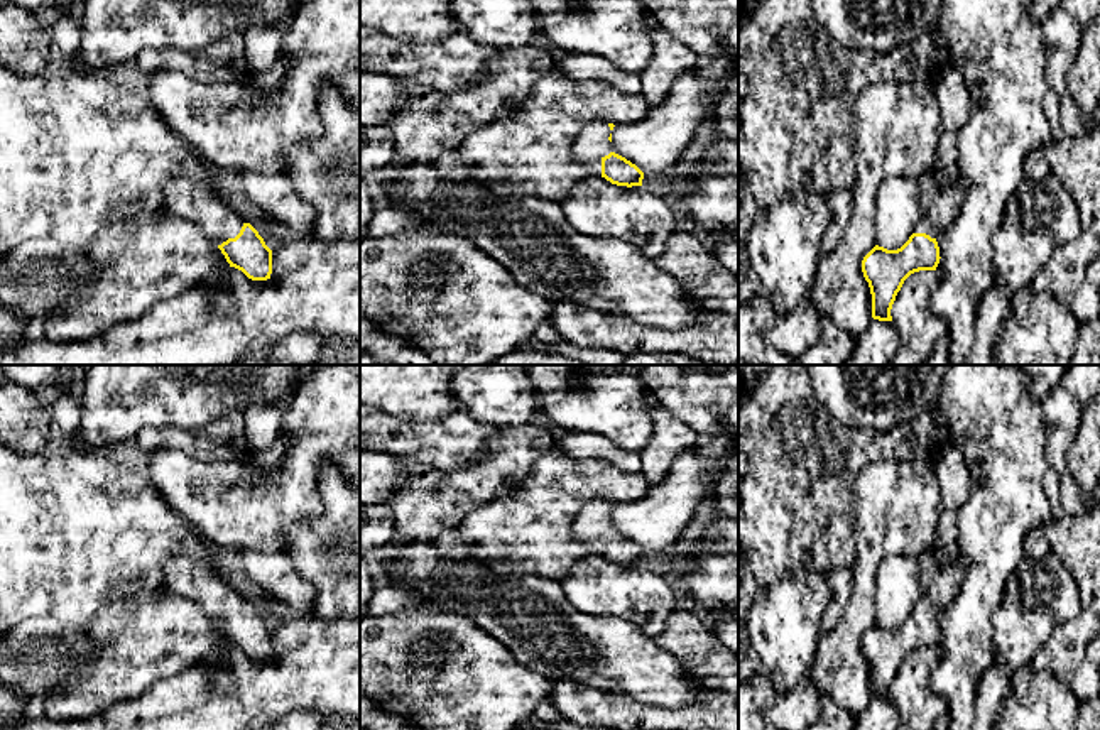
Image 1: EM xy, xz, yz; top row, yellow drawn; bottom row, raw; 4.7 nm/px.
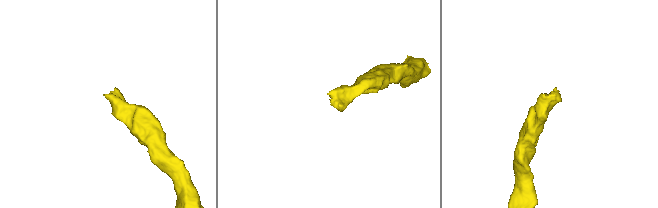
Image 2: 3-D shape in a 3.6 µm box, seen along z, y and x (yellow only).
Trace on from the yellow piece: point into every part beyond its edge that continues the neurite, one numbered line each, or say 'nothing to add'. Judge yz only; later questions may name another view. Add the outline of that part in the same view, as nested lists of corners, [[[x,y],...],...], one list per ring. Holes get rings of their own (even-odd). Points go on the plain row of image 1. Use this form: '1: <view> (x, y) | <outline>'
1: yz (945, 583) | [[[958,551],[945,554],[939,569],[926,591],[921,593],[914,612],[926,612],[938,617],[945,605],[955,597],[963,580],[963,559]]]

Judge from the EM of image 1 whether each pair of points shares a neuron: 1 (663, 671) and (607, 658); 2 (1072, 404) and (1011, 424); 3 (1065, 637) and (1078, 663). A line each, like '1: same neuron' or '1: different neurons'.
1: same neuron
2: different neurons
3: same neuron

